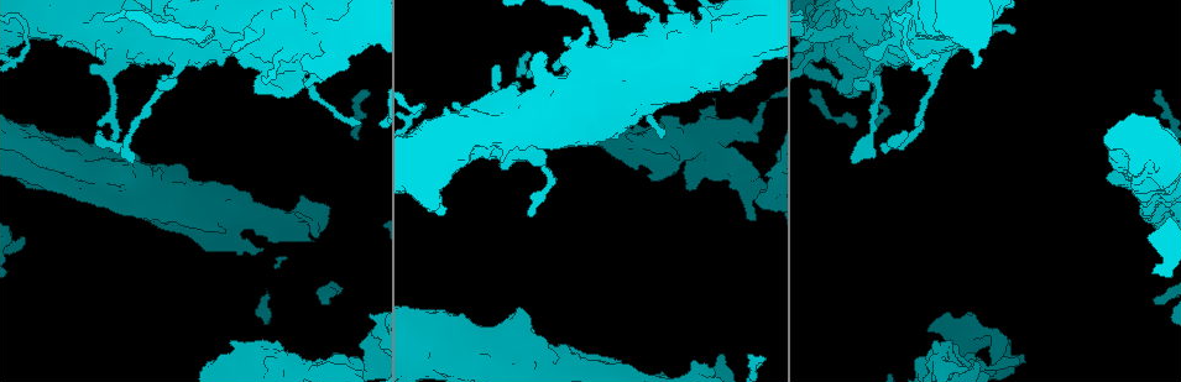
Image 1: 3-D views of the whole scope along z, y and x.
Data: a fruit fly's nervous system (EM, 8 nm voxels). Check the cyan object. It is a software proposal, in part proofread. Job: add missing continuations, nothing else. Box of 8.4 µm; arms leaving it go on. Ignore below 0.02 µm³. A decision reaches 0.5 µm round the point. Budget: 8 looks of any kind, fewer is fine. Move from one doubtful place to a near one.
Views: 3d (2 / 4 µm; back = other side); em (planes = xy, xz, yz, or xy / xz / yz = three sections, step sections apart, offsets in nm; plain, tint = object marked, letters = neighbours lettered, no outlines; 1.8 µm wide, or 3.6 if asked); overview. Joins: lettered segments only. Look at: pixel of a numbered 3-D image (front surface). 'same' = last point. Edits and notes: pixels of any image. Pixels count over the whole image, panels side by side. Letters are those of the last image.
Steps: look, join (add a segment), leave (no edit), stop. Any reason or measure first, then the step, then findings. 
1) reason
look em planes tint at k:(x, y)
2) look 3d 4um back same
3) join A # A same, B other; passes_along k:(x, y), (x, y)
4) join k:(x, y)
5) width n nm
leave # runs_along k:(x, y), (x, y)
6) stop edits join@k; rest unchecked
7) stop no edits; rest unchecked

thin end
look 3d 4um at 1:(528, 53)

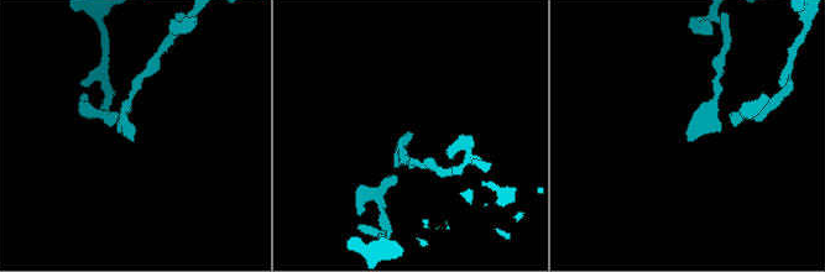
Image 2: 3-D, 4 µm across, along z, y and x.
look em planes letters at 2:(131, 141)

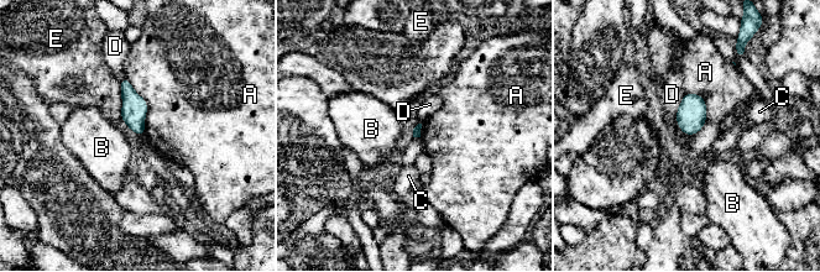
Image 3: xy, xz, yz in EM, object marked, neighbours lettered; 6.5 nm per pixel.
leave # A other, B other, C other, D other, E other; none of them fits

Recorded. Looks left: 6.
look 3d 4um back at 1:(540, 159)

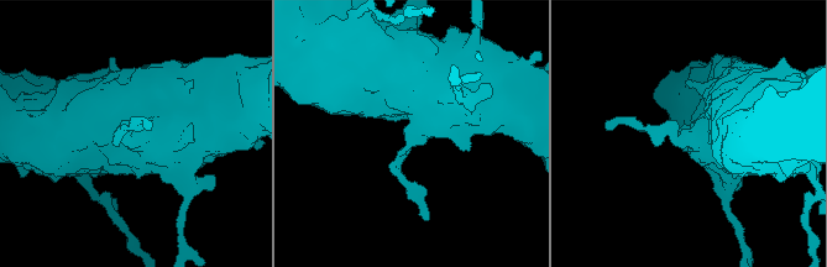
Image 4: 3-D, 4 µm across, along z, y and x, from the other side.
now the EM
look em xy step 4 letters at 4:(689, 139)

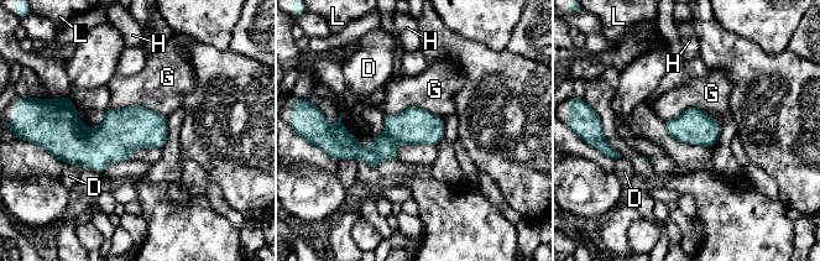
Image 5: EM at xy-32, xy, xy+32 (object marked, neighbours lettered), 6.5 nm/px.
look em planes letters same

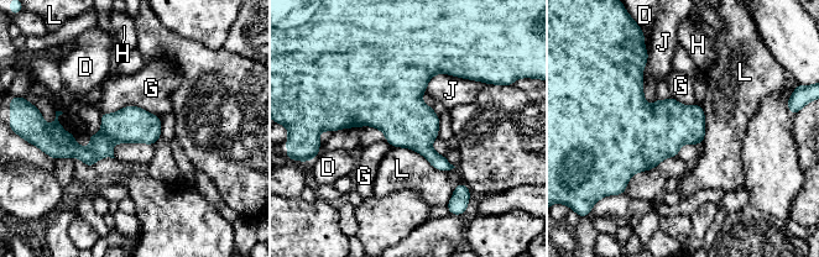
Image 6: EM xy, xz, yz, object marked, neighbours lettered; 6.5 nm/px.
leave # D other, G other, H other, J other, L other; border 6:(100, 113), (136, 105), (160, 116); none of them fits

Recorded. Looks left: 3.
touches itself
look em planes plain at 1:(440, 342)

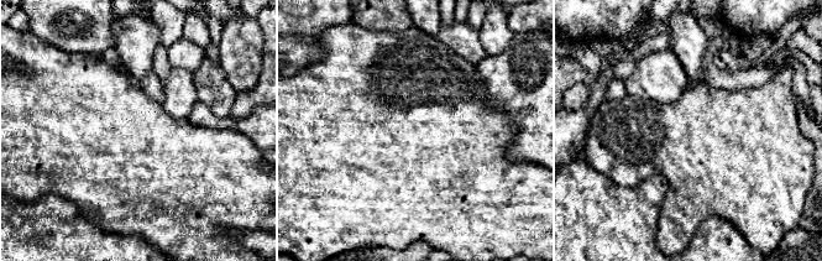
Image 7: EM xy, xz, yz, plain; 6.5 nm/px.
what lies round it
look em planes letters same

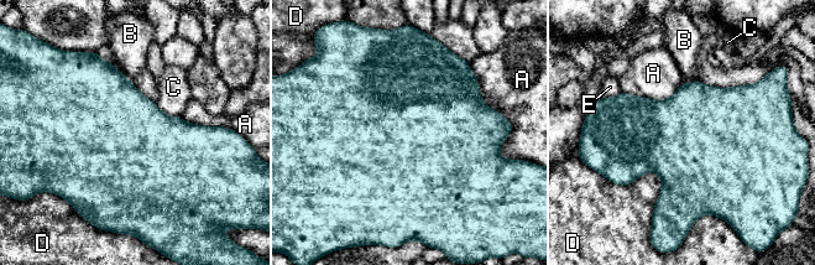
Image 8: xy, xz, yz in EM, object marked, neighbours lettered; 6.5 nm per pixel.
leave # A other, B other, C other, D other, E other; border 8:(155, 103), (168, 115), (179, 117); no lettered segment goes on from it

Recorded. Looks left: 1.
stop no edits; rest unchecked

